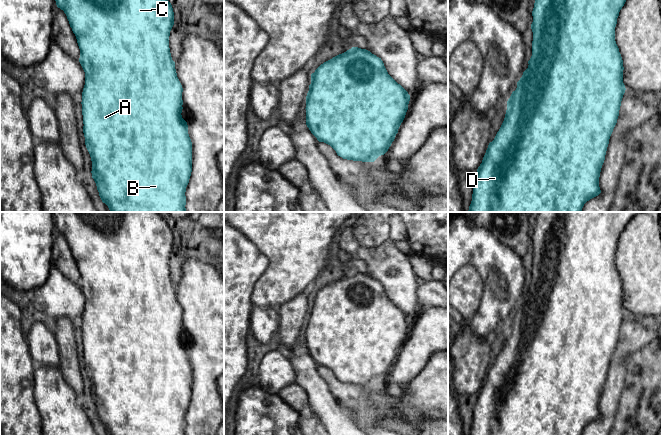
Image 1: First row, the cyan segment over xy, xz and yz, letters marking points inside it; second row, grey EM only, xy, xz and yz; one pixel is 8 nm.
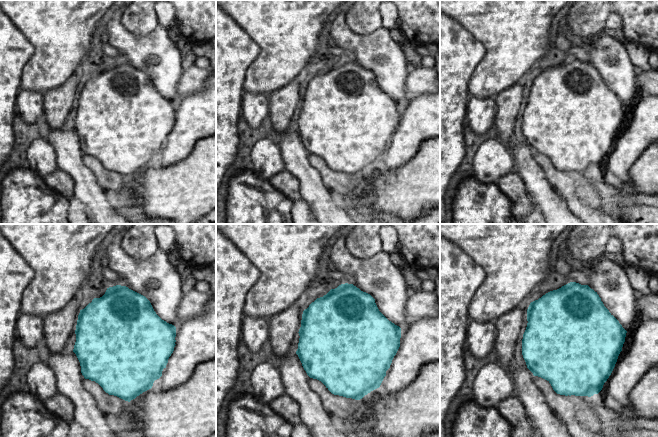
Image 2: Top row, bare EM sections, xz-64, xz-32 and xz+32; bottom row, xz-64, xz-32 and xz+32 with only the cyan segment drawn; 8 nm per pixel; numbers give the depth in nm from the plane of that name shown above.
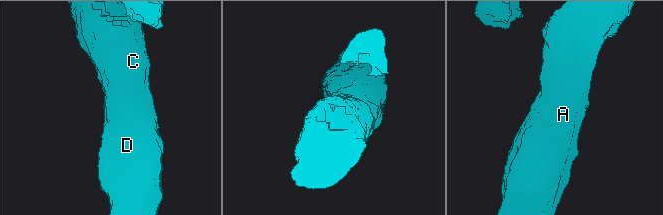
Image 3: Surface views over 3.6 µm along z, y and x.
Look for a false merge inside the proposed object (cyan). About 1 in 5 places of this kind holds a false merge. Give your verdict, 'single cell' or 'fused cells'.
single cell

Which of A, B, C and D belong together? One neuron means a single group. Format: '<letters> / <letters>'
A B C D

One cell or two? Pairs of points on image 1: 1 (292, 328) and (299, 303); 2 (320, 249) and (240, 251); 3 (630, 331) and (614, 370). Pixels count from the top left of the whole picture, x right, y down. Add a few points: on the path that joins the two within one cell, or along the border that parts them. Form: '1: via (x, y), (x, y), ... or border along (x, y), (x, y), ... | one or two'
1: via (292, 322), (292, 315), (297, 309) | one
2: border along (243, 234), (268, 259), (268, 266), (263, 273) | two
3: via (629, 341), (618, 360) | one

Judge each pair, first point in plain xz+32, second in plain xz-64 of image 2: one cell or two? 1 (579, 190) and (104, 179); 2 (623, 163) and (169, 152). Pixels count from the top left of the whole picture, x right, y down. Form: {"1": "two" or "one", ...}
{"1": "one", "2": "one"}

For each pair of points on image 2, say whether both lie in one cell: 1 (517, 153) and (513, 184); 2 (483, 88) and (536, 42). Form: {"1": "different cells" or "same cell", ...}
{"1": "different cells", "2": "same cell"}

